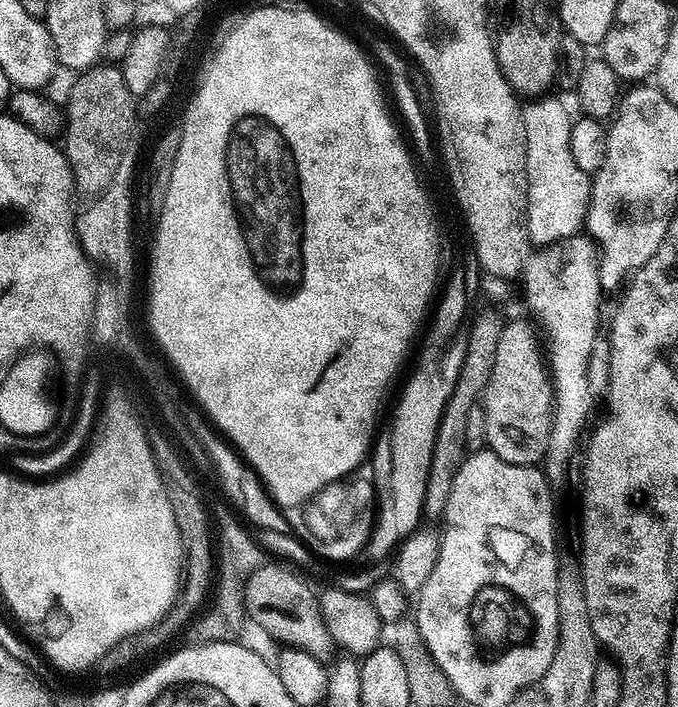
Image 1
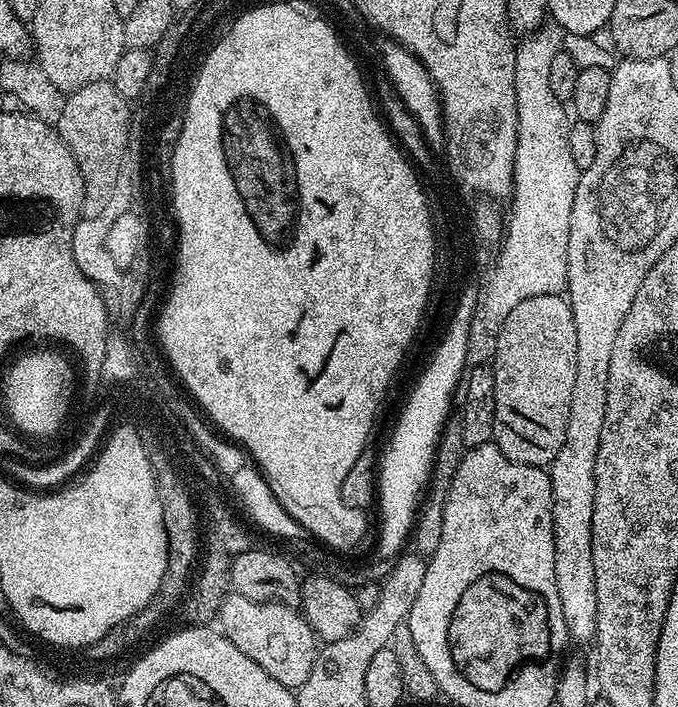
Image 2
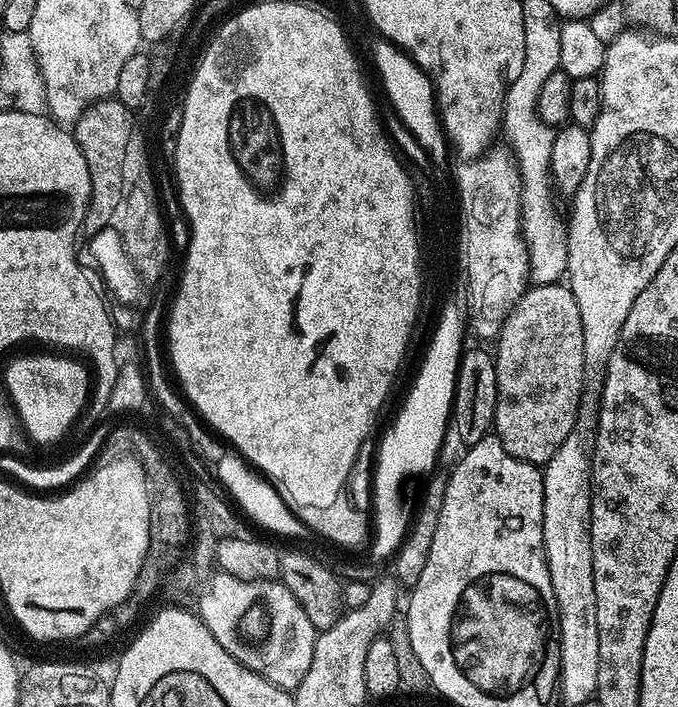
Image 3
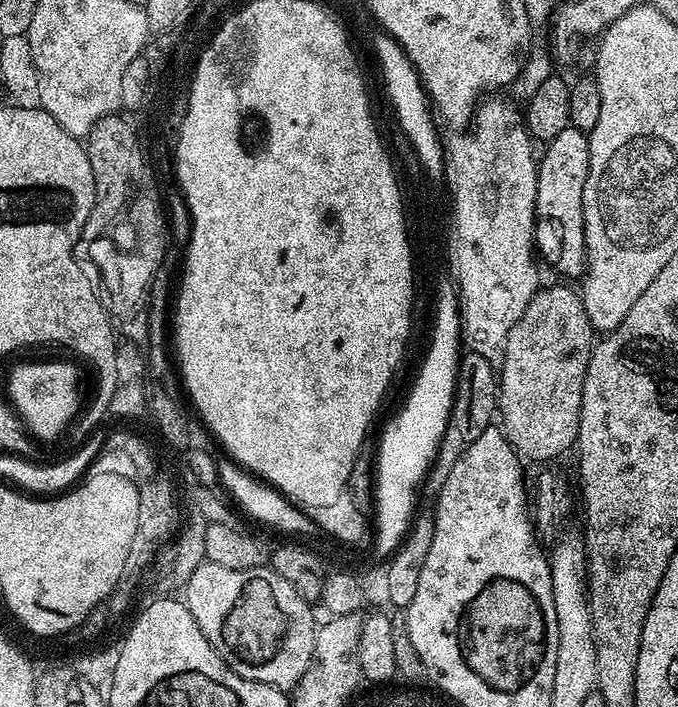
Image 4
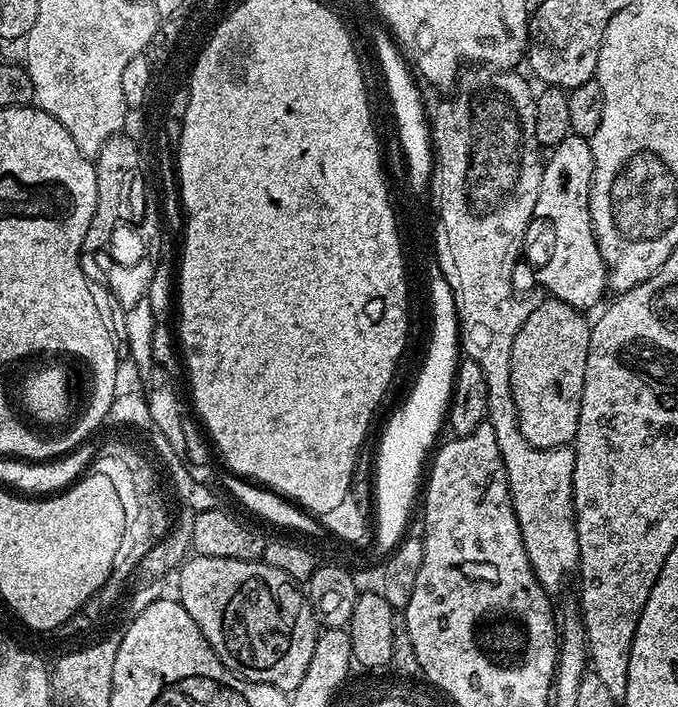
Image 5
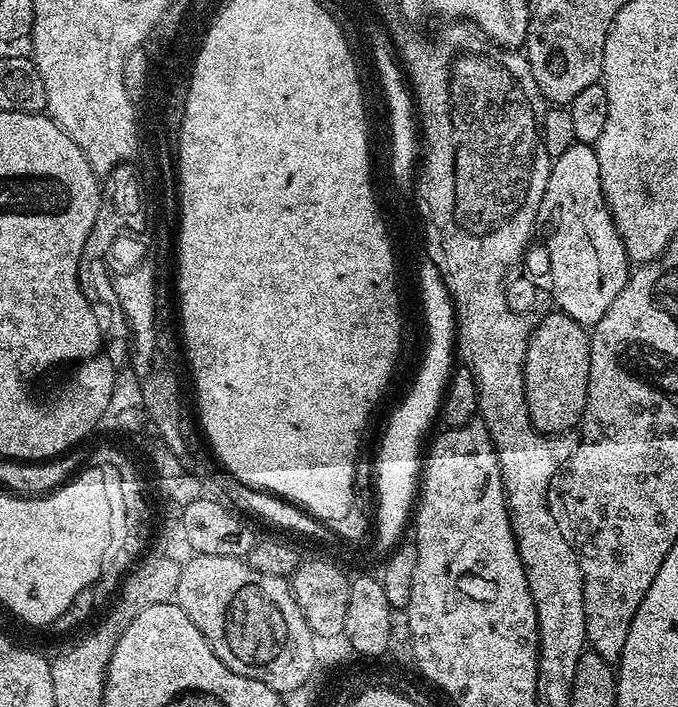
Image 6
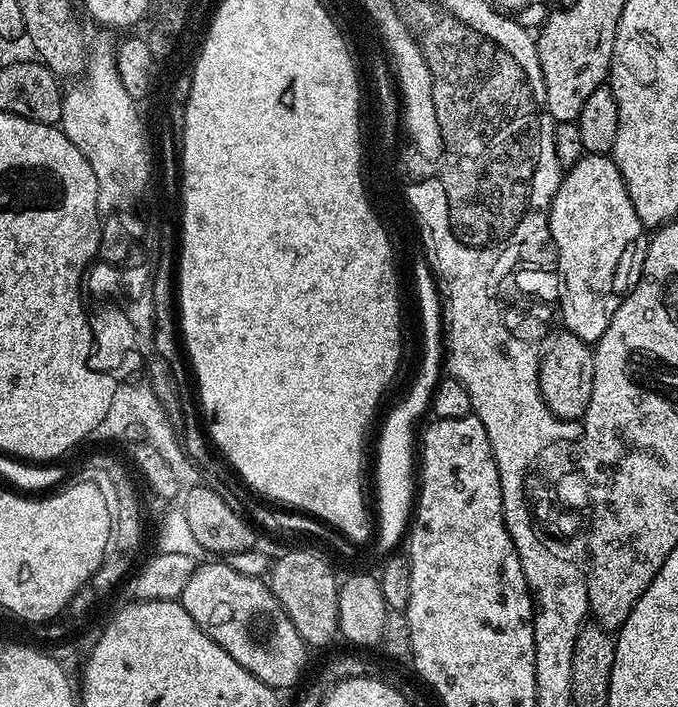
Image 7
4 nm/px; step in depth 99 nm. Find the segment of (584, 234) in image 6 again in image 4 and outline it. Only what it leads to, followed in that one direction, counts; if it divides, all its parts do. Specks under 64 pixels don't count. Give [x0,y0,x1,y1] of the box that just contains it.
[536,126,590,277]

